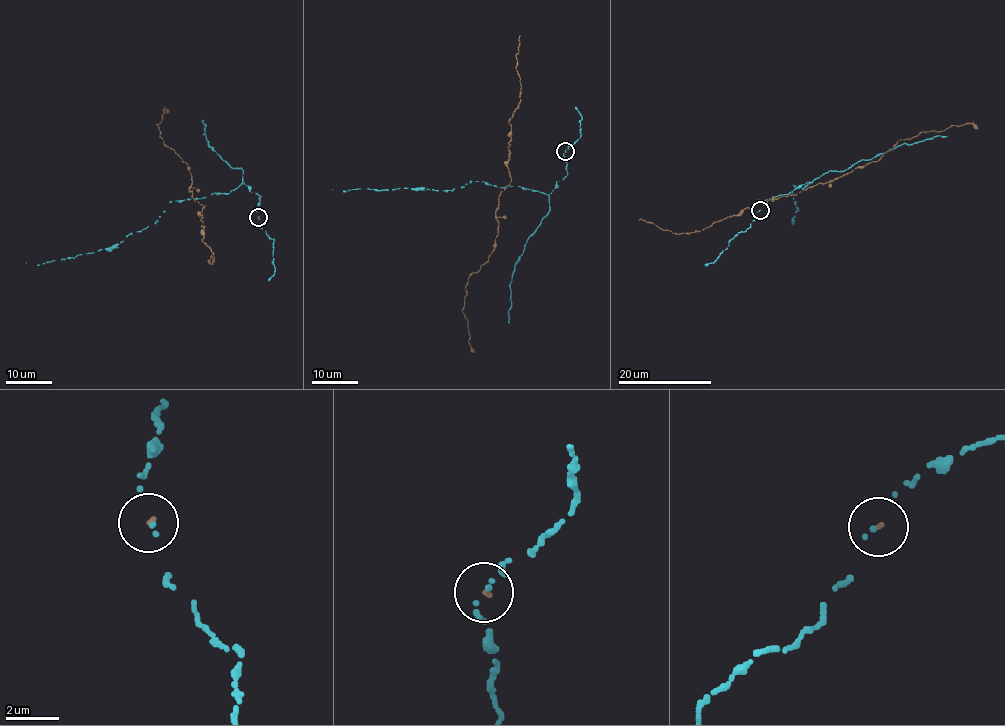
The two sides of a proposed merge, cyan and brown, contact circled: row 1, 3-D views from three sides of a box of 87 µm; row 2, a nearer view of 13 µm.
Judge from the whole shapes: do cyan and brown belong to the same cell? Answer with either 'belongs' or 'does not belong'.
belongs

